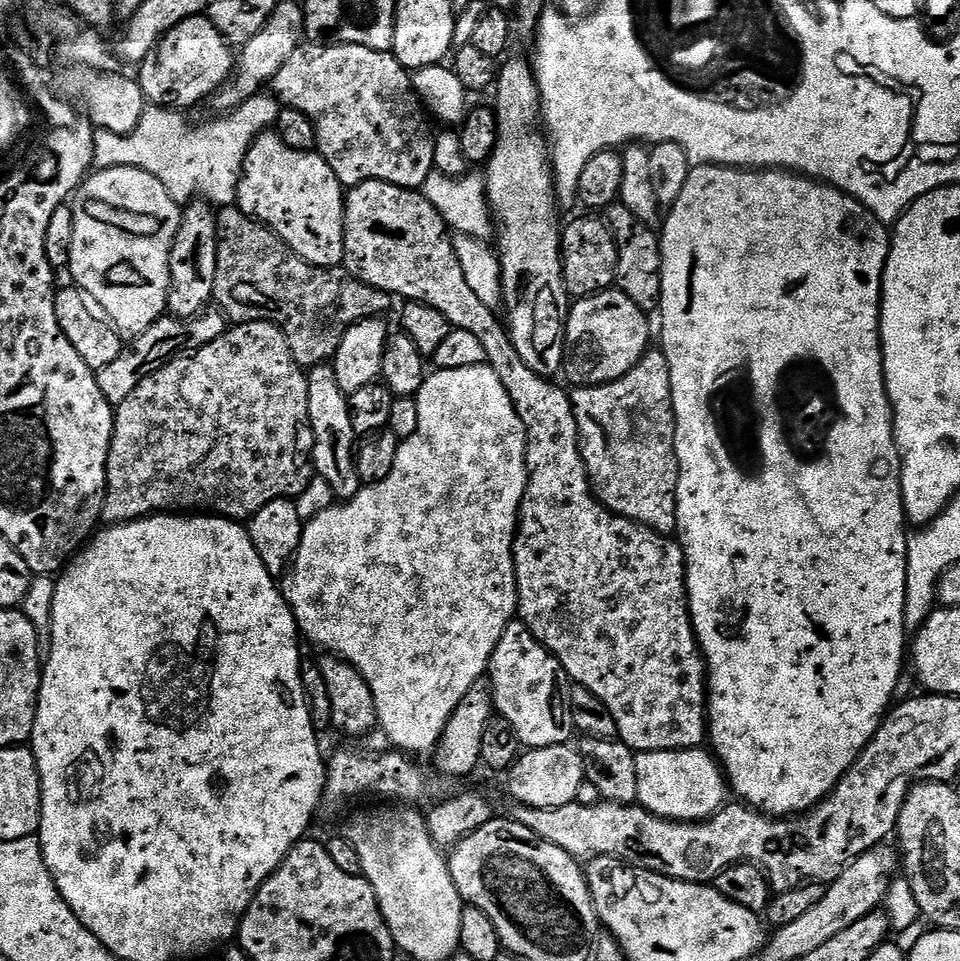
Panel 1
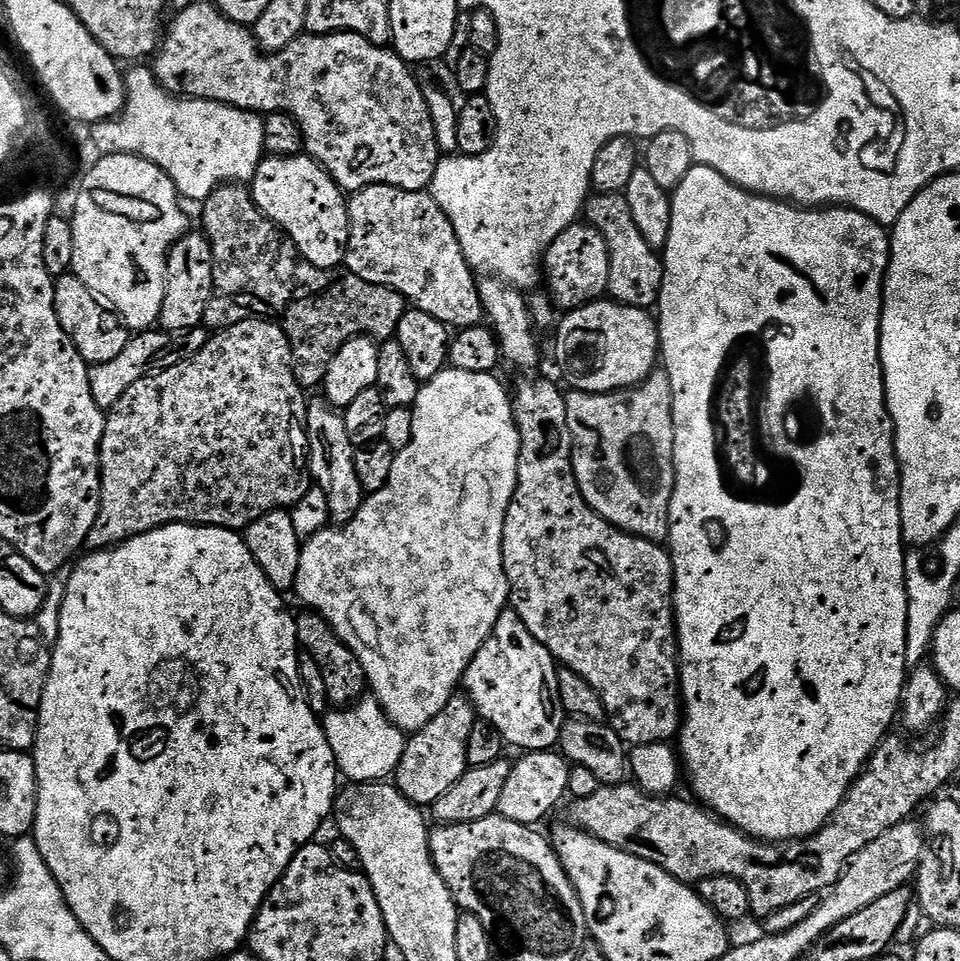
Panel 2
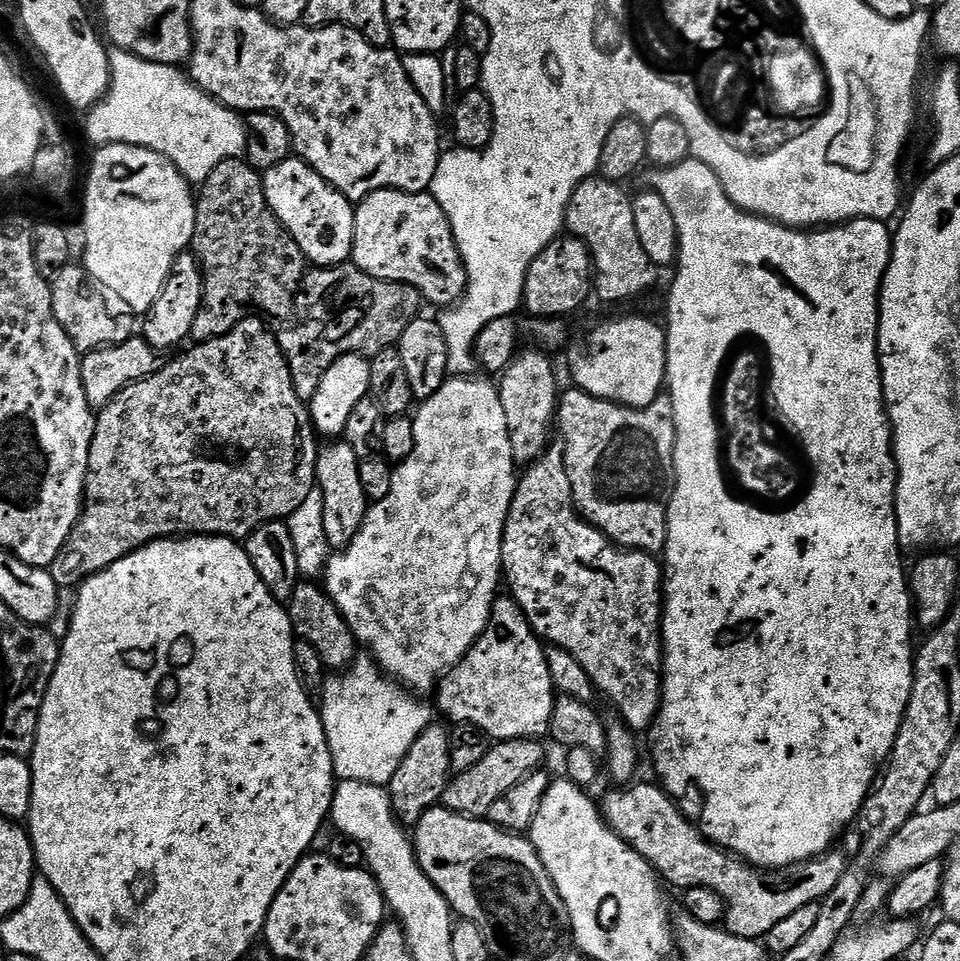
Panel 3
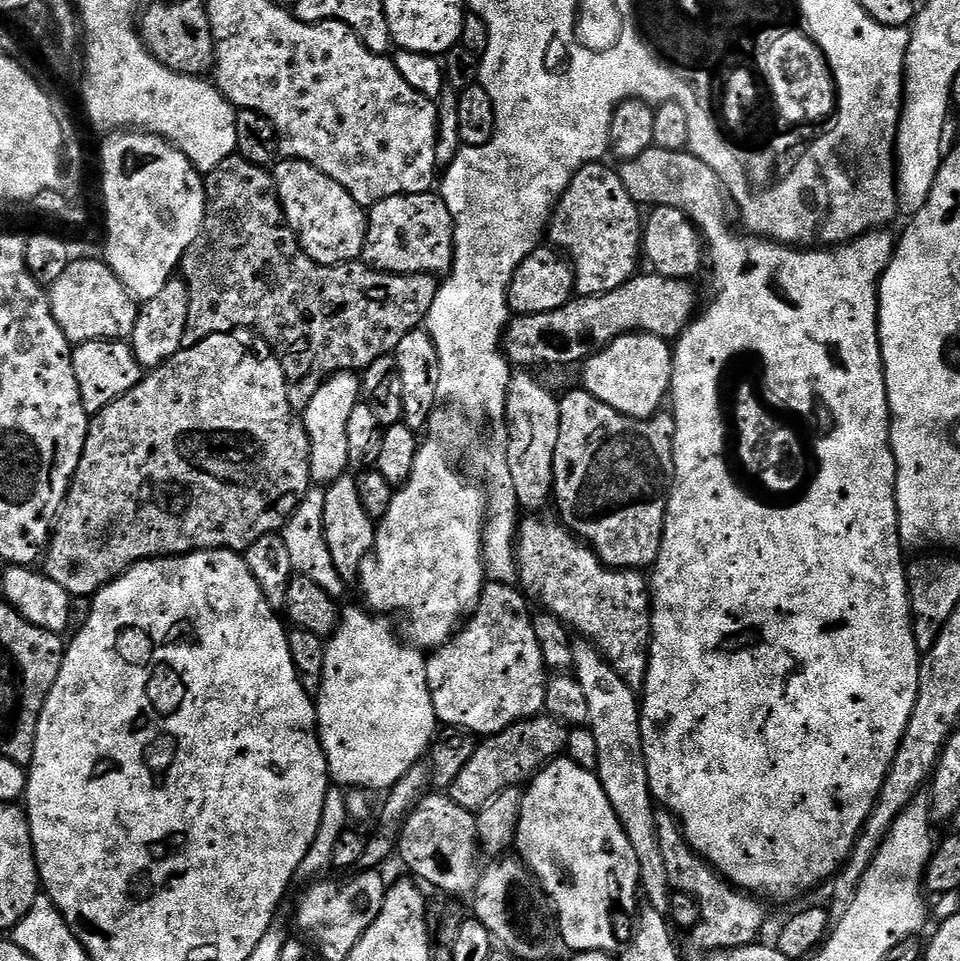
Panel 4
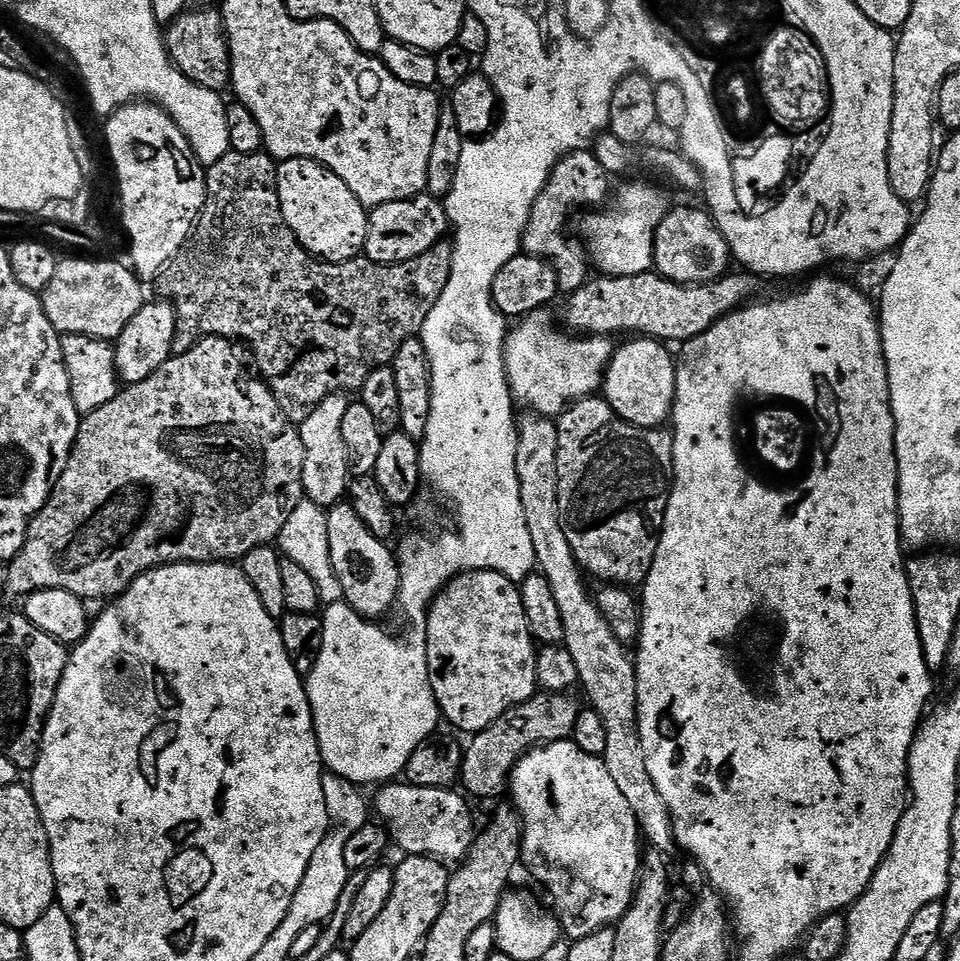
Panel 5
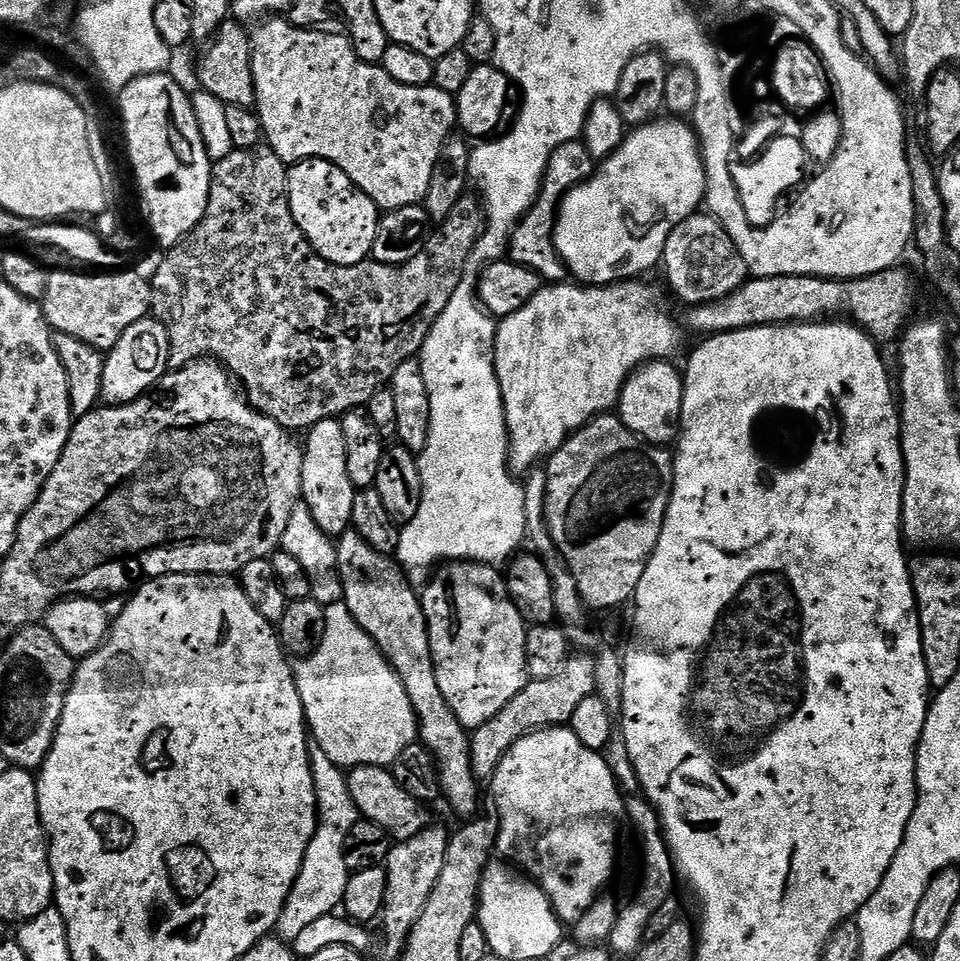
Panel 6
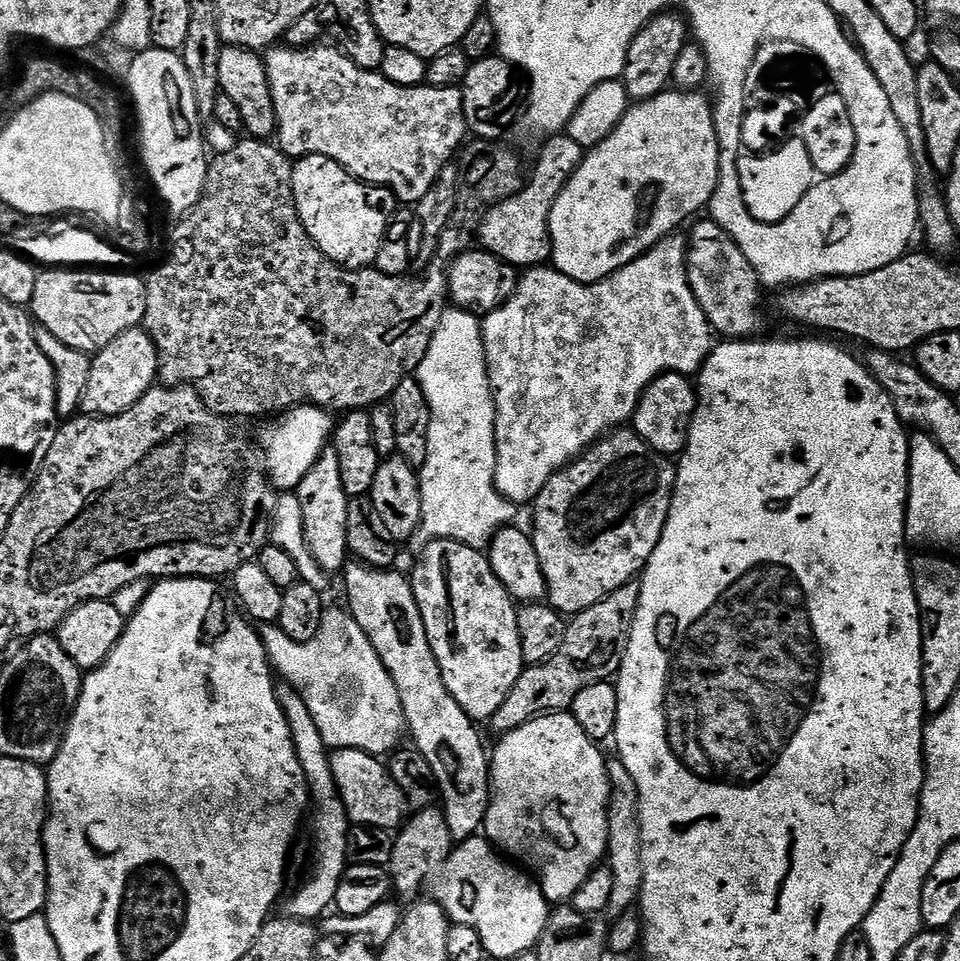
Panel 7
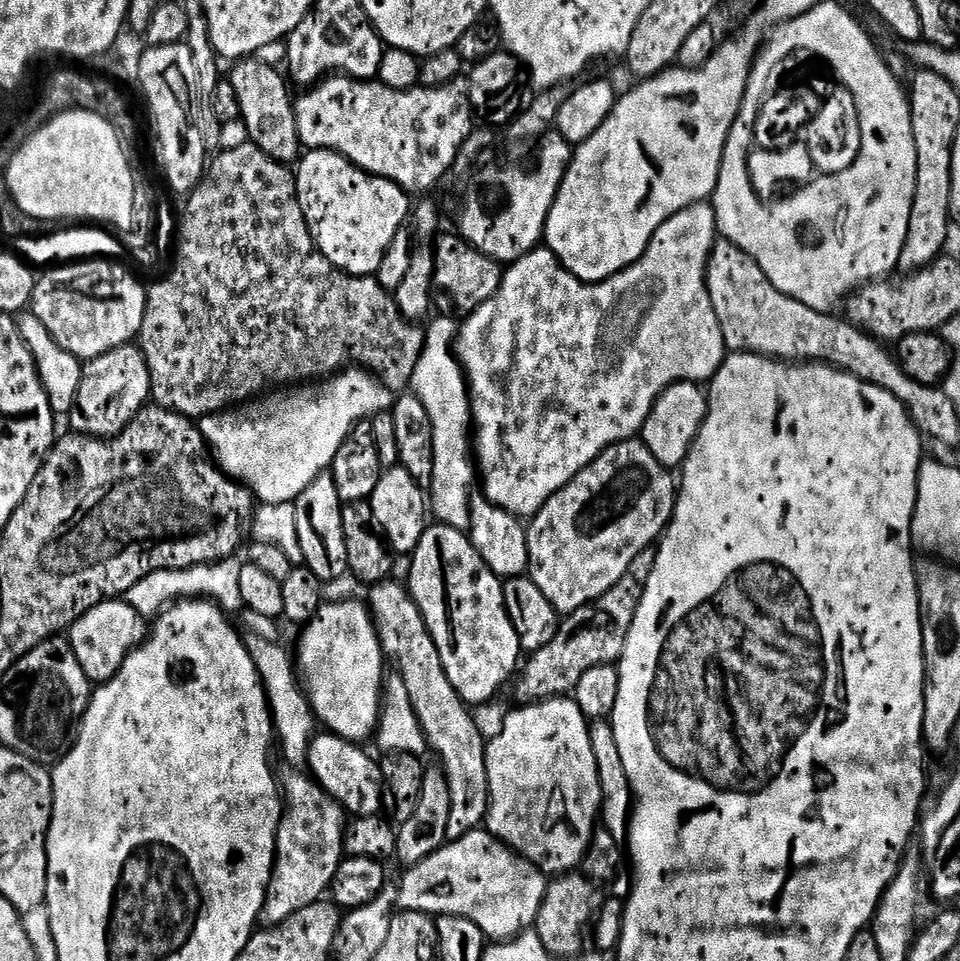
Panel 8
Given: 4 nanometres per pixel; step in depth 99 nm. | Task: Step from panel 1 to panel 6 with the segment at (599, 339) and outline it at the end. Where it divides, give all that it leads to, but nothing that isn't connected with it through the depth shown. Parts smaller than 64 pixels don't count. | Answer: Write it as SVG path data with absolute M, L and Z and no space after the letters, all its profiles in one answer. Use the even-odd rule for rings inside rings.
M654 360L640 365L620 392L618 415L634 434L657 446L668 446L679 437L682 418L684 377L668 360ZM672 440L672 441L671 441Z

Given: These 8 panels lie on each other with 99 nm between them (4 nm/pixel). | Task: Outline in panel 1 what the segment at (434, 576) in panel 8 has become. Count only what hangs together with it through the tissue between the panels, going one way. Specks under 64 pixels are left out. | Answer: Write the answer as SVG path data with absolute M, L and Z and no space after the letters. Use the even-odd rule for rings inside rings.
M513 618L506 626L492 660L488 664L487 679L492 686L492 703L495 711L514 730L525 749L545 748L568 744L574 736L574 725L570 715L570 704L566 699L566 688L560 685L562 669L556 657L541 646L538 638L524 621Z

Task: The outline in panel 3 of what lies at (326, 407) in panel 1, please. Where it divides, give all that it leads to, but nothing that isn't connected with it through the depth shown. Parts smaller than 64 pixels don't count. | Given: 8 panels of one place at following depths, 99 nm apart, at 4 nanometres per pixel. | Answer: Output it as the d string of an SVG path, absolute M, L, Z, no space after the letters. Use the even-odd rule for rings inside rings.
M328 442L319 449L316 457L316 482L322 490L322 523L326 526L328 547L343 550L356 537L368 513L370 501L362 490L362 481L358 474L361 460L354 450L343 442Z

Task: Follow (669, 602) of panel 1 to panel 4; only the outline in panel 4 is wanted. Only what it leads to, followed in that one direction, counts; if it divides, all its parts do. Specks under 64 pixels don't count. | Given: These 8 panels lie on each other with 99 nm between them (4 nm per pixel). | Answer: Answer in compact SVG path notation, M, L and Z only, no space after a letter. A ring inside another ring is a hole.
M435 191L419 192L409 196L395 196L378 202L367 213L368 233L364 239L363 263L378 272L394 272L397 276L409 276L419 272L427 272L437 278L451 273L454 246L454 228L452 215L446 202ZM536 514L529 515L524 519L519 521L516 534L516 570L518 573L518 584L525 597L531 598L533 601L535 601L534 599L540 600L539 607L543 609L543 611L551 612L552 615L558 617L562 623L567 624L569 629L571 629L577 637L587 640L589 644L593 644L596 649L604 655L604 659L607 660L608 665L622 678L622 682L626 682L631 688L637 690L643 689L644 679L648 673L648 648L652 644L652 594L650 591L649 577L640 570L608 567L607 564L602 563L601 560L596 557L596 553L593 552L580 537L572 535L572 533L560 523L559 519L540 520L544 518Z

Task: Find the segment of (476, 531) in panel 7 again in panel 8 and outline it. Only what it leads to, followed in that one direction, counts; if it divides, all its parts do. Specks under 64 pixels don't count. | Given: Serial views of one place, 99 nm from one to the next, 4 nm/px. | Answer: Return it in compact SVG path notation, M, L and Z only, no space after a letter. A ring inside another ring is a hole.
M436 320L432 325L427 325L424 334L424 349L418 358L418 366L414 366L412 383L410 385L411 395L418 397L422 406L430 414L430 426L434 426L434 474L432 475L432 487L430 489L430 512L436 515L439 523L451 528L467 529L470 522L470 502L474 495L472 479L478 476L474 467L474 425L472 422L472 402L468 381L460 367L459 359L454 351L456 337L458 335L457 321Z

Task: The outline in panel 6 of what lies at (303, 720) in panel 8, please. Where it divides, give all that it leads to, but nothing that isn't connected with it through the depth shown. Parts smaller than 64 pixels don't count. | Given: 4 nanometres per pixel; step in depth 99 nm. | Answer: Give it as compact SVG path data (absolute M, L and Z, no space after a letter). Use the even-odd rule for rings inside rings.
M315 746L309 747L308 757L316 795L316 833L306 850L298 878L286 898L280 921L275 926L279 939L285 942L293 942L306 926L324 915L335 913L343 905L350 875L344 853L346 834L350 834L356 821L361 819L359 810L354 806L354 798L350 796L345 769L330 762L326 750Z

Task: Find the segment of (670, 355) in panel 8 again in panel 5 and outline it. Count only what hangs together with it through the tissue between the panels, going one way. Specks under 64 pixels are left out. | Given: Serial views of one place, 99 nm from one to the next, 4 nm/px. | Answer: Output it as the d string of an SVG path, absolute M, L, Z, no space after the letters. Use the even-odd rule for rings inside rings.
M551 311L531 312L511 329L504 346L508 384L517 405L525 404L529 413L558 418L577 400L587 400L601 391L604 374L612 360L614 344L603 336L581 338L556 329Z

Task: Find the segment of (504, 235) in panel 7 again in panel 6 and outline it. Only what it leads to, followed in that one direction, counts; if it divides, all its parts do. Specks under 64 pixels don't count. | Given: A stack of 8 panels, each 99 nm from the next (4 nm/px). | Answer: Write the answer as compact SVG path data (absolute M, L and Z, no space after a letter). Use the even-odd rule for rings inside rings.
M583 139L571 140L554 150L546 166L544 187L536 197L536 203L520 219L520 223L512 231L511 240L508 241L507 255L515 264L534 270L544 282L564 282L569 279L569 270L556 249L556 218L560 215L560 204L566 193L584 180L589 180L597 167L597 161L593 160L590 150L586 150Z

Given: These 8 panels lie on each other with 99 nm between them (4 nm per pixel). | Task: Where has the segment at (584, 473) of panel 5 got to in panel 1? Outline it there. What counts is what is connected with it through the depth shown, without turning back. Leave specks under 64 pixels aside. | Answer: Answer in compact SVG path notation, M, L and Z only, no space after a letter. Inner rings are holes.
M649 350L622 378L593 388L577 387L571 397L574 418L578 422L580 453L588 471L592 495L616 516L653 528L659 536L671 537L676 531L680 467L676 457L676 415L672 409L670 366L663 351Z

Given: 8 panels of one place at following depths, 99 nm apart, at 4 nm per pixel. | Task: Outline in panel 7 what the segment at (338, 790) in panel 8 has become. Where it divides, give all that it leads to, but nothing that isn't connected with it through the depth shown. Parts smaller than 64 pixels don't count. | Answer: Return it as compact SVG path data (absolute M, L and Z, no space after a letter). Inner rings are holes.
M337 748L331 753L334 782L353 825L396 830L405 823L406 805L402 790L394 782L383 759L362 750Z

